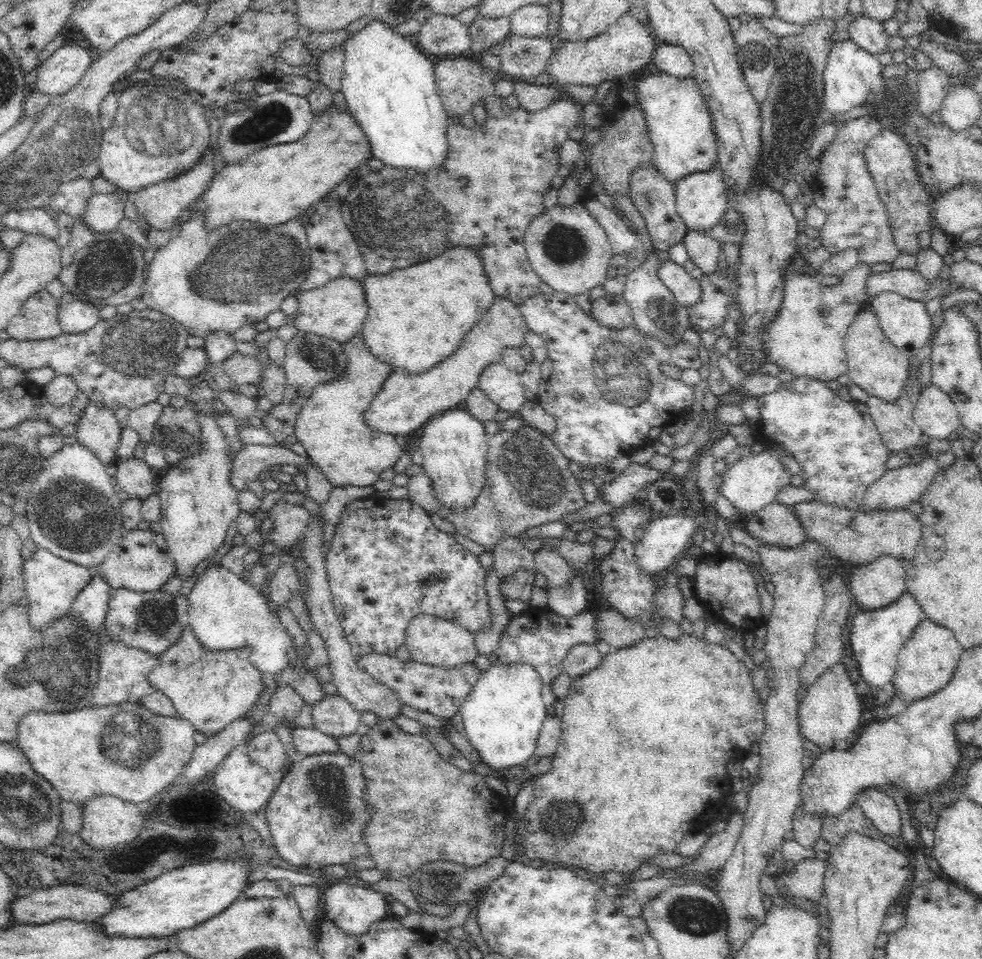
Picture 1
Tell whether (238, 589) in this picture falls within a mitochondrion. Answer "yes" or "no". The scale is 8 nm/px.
no

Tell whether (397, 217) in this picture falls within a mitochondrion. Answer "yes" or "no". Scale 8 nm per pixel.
yes

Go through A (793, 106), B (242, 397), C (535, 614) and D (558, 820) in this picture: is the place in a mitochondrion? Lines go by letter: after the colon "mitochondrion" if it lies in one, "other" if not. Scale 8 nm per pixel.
A: mitochondrion
B: other
C: other
D: mitochondrion

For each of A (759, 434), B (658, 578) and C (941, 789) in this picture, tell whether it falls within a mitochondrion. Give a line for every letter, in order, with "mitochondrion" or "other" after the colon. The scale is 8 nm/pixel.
A: other
B: other
C: other

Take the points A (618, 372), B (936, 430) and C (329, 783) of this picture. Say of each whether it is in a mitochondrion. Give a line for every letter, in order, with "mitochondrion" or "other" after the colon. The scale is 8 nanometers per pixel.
A: mitochondrion
B: other
C: mitochondrion

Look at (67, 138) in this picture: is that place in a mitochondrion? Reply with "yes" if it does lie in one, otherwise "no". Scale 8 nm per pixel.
yes

